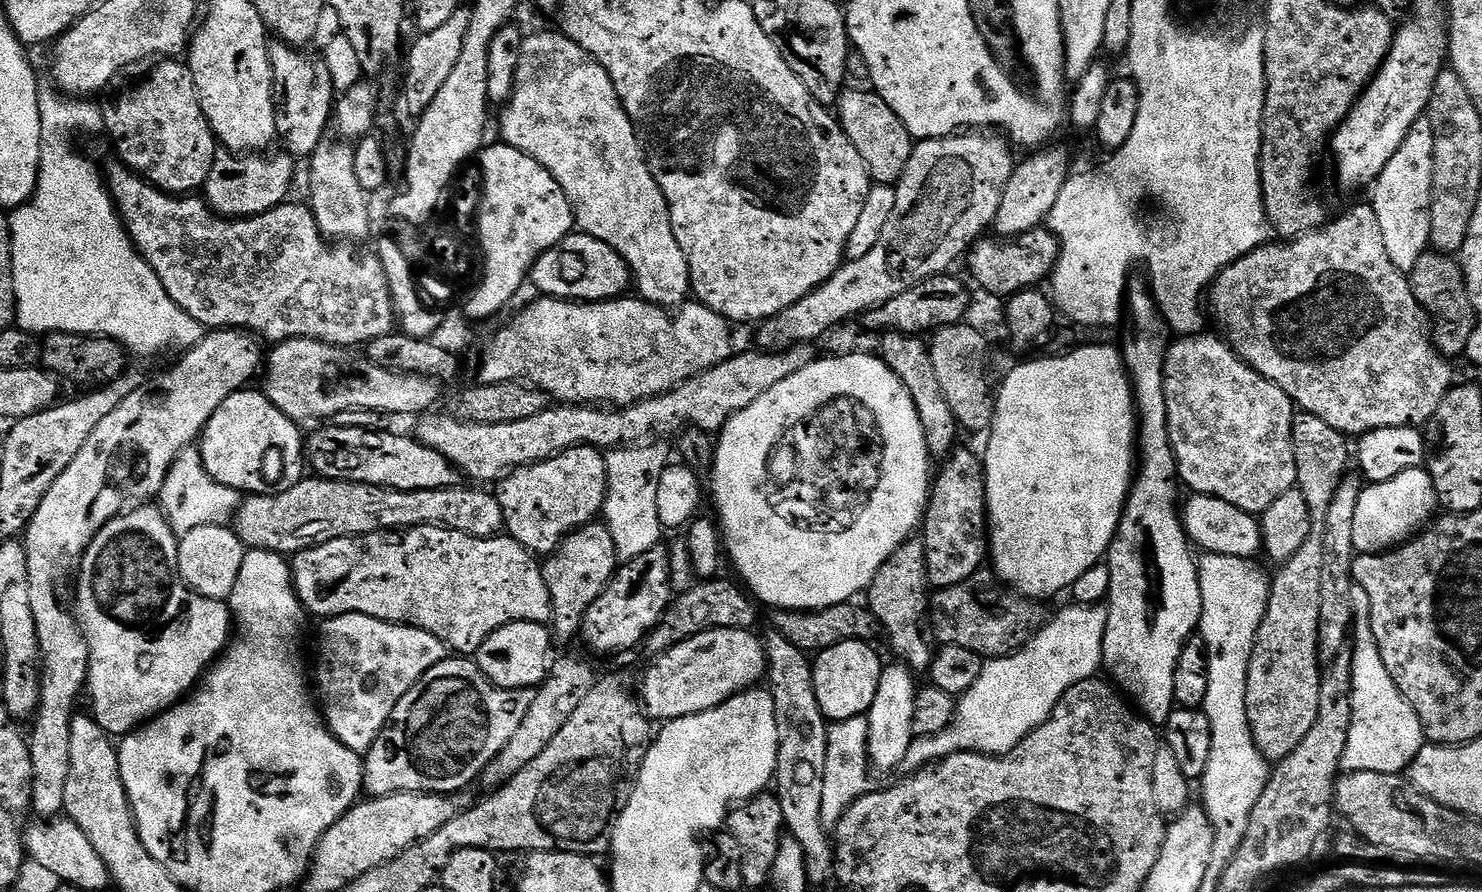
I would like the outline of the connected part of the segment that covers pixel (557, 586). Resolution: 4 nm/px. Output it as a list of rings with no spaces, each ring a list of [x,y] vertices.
[[[607,523],[583,524],[581,528],[573,530],[543,561],[542,567],[546,590],[550,590],[552,599],[551,631],[557,641],[577,639],[586,610],[590,610],[602,590],[606,590],[618,567],[614,538]]]

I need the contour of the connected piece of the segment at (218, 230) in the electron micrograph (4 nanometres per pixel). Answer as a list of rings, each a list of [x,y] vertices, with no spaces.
[[[116,162],[109,172],[106,172],[106,187],[112,203],[115,204],[121,220],[124,221],[124,228],[128,231],[128,236],[132,239],[141,258],[158,274],[166,294],[190,318],[194,318],[203,324],[205,329],[219,330],[222,328],[238,328],[247,330],[265,341],[279,342],[281,340],[321,340],[327,344],[337,344],[339,348],[355,349],[355,344],[366,346],[374,338],[382,338],[390,334],[397,327],[396,307],[392,301],[390,286],[386,270],[382,266],[379,255],[373,252],[359,252],[359,247],[353,246],[348,242],[330,242],[329,237],[321,236],[320,227],[316,221],[311,207],[307,203],[292,204],[285,202],[277,208],[266,210],[257,216],[245,216],[243,218],[225,218],[209,207],[207,199],[201,198],[196,194],[173,194],[164,192],[154,184],[148,183],[143,176],[133,172],[130,168],[125,168],[123,164]]]

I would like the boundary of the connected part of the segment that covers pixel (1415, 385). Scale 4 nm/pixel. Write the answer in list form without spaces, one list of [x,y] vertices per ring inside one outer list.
[[[1364,202],[1364,204],[1356,204],[1353,208],[1348,208],[1340,217],[1329,219],[1328,223],[1322,225],[1321,228],[1315,228],[1309,232],[1303,232],[1300,236],[1293,236],[1287,242],[1269,242],[1256,248],[1250,254],[1246,254],[1242,258],[1238,258],[1229,268],[1223,268],[1219,276],[1212,281],[1212,287],[1206,296],[1206,304],[1212,307],[1212,316],[1216,319],[1216,324],[1221,328],[1223,339],[1227,340],[1229,344],[1233,345],[1240,357],[1245,360],[1248,365],[1258,374],[1262,374],[1270,382],[1274,382],[1277,386],[1292,399],[1293,405],[1297,409],[1309,412],[1310,414],[1318,414],[1318,418],[1322,418],[1322,422],[1328,423],[1329,426],[1334,426],[1334,430],[1344,433],[1349,438],[1359,438],[1366,432],[1373,432],[1379,428],[1406,428],[1409,426],[1424,426],[1431,421],[1432,416],[1438,410],[1438,406],[1442,406],[1442,398],[1446,398],[1448,391],[1454,386],[1454,379],[1452,380],[1452,364],[1453,361],[1449,357],[1444,356],[1443,353],[1436,348],[1436,343],[1432,338],[1432,322],[1428,311],[1423,308],[1418,302],[1418,298],[1414,298],[1414,290],[1412,289],[1412,281],[1402,271],[1398,270],[1398,266],[1394,266],[1394,262],[1390,260],[1390,253],[1386,250],[1386,241],[1382,238],[1382,225],[1378,222],[1378,214],[1374,214],[1371,203]]]

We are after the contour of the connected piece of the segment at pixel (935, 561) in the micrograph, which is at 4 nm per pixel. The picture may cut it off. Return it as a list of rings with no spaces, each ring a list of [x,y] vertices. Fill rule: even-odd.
[[[957,446],[941,464],[930,484],[928,509],[922,521],[928,582],[936,590],[966,582],[985,567],[990,556],[988,495],[981,453]]]

